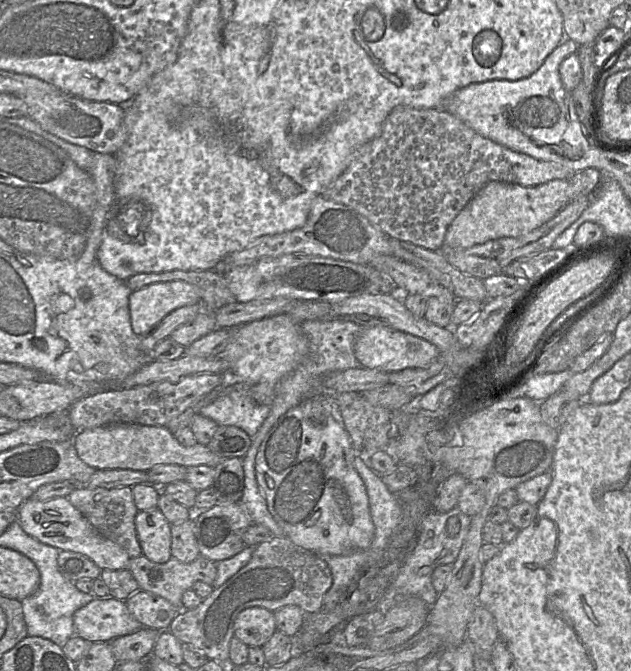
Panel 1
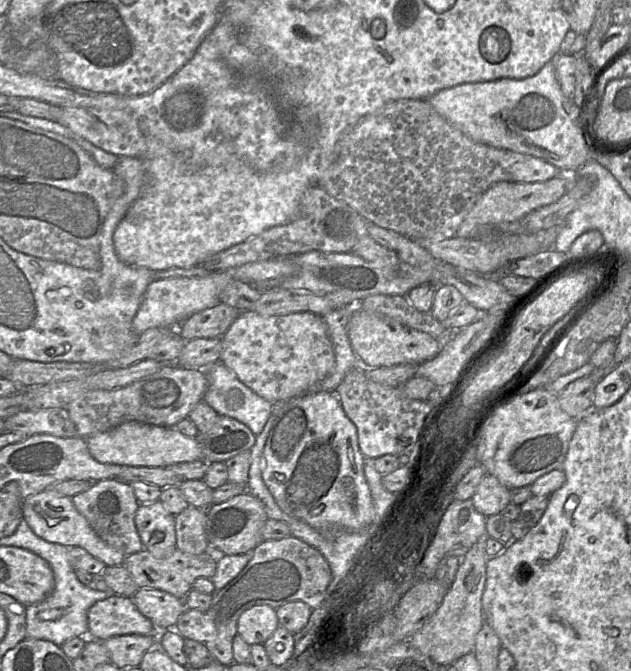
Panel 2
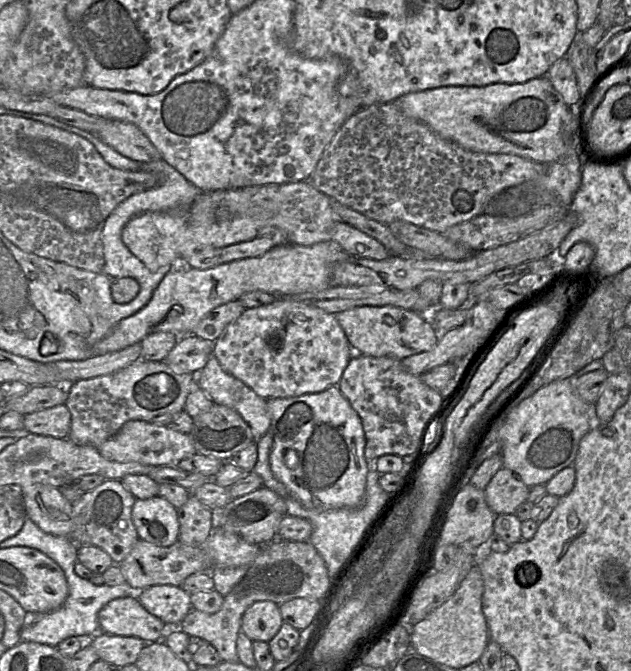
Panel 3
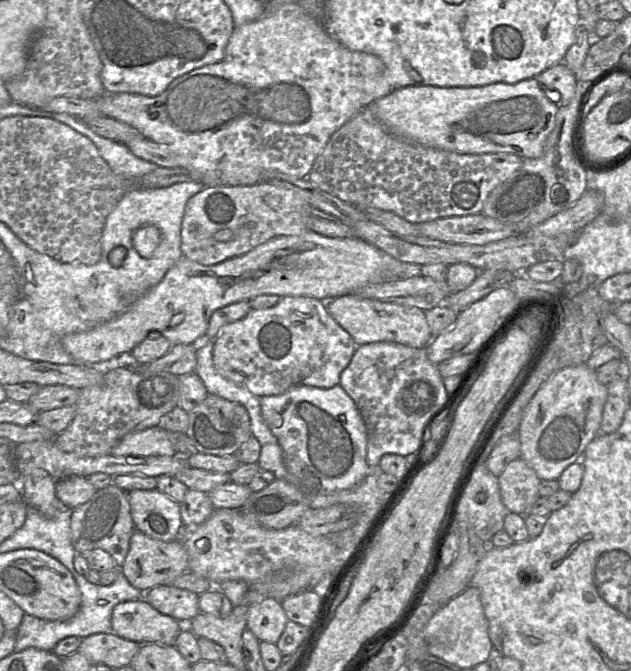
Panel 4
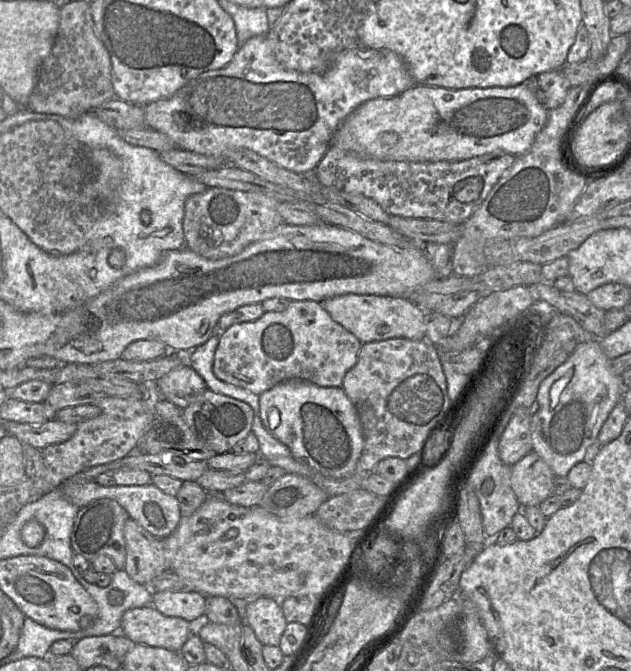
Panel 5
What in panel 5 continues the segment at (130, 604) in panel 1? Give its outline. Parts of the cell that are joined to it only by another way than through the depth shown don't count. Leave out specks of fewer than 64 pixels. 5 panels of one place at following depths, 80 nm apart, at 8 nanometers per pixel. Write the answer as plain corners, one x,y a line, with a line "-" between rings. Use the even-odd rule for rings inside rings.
191,591
153,592
152,605
165,616
191,622
205,614
206,596

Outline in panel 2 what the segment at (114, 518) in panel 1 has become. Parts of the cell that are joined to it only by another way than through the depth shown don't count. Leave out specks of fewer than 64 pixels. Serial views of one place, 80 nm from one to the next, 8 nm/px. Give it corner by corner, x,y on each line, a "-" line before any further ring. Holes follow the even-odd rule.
117,478
98,481
90,489
73,496
72,502
98,537
122,555
127,557
144,549
135,525
140,504
129,482

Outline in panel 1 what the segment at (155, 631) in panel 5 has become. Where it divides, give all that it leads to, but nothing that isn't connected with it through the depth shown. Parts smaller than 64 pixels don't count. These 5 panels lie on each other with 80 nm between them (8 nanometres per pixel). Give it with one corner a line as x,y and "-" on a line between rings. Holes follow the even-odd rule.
113,597
95,599
73,616
74,636
90,644
111,643
143,626
129,613
125,601

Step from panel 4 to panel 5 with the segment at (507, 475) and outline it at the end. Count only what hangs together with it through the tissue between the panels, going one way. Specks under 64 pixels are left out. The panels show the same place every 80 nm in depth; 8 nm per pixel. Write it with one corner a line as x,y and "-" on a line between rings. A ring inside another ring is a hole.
530,452
512,465
511,487
522,508
538,506
552,496
557,476
535,452

